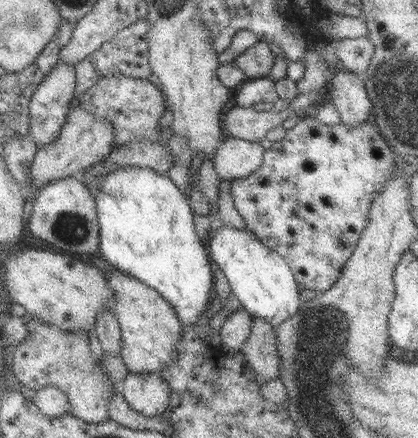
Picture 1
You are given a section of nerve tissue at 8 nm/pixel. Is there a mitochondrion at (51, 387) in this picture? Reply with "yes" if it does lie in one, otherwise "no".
no

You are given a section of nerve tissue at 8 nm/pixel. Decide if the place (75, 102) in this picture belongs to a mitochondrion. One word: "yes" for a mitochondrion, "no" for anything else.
no

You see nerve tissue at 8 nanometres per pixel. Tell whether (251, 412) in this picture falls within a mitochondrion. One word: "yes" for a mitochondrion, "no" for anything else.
no

